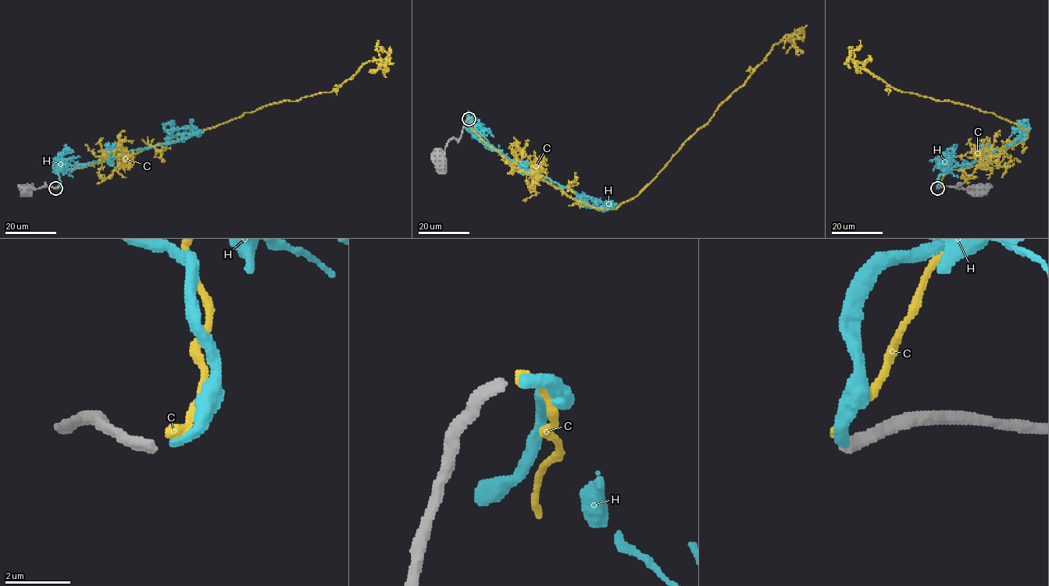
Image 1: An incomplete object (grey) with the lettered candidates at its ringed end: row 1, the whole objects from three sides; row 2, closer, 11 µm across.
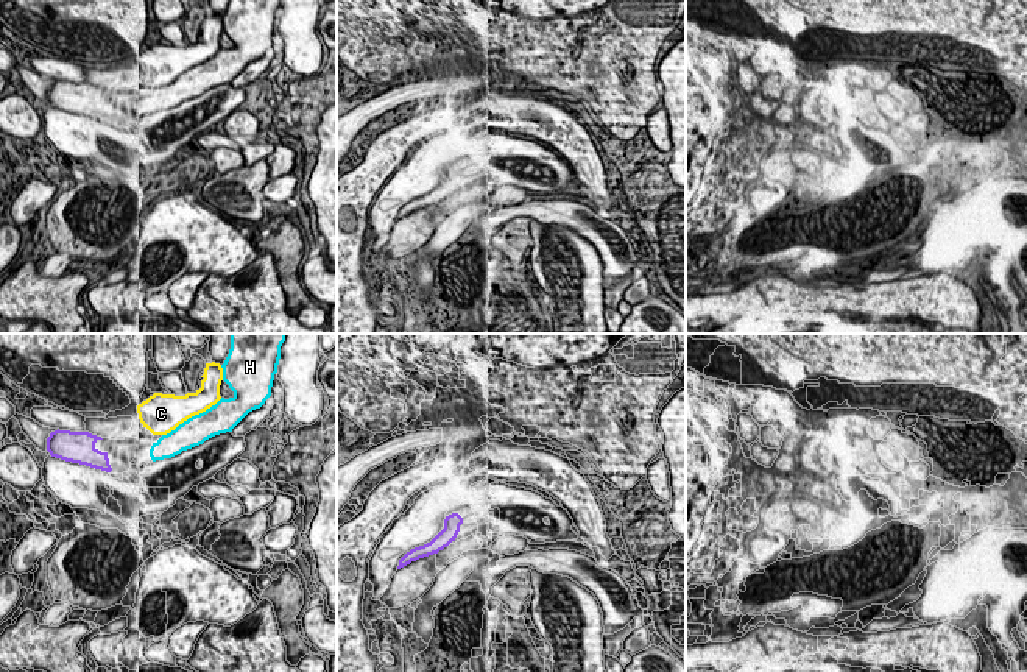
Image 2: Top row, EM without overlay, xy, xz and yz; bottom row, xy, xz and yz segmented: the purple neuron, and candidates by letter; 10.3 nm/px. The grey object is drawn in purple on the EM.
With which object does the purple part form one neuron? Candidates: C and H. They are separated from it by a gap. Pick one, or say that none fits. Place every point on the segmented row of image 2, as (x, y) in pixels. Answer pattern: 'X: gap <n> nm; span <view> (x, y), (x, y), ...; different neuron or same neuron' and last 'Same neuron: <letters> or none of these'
C: gap 440 nm; span xy (102, 438), (139, 418); different neuron
H: gap 420 nm; span xy (111, 468), (150, 456); same neuron
Same neuron: H

